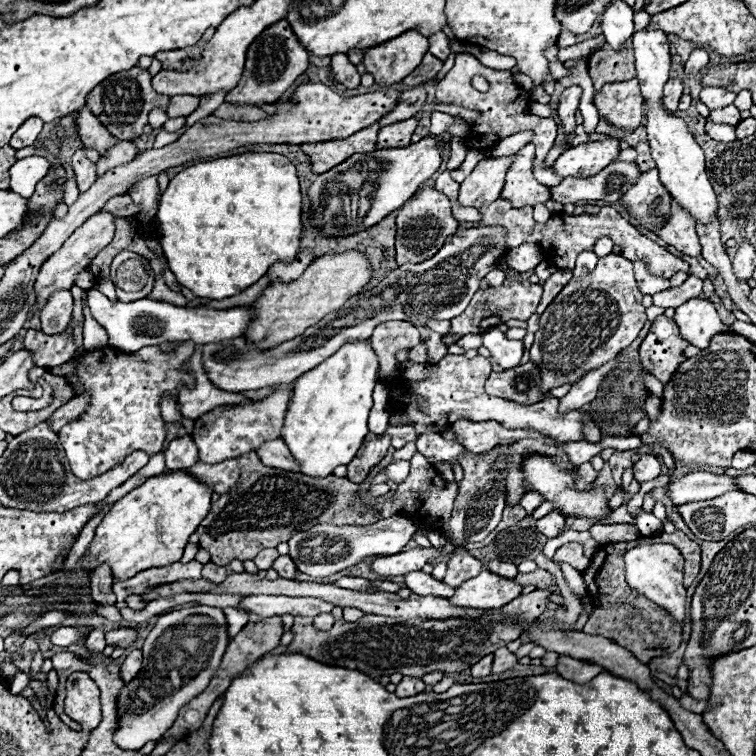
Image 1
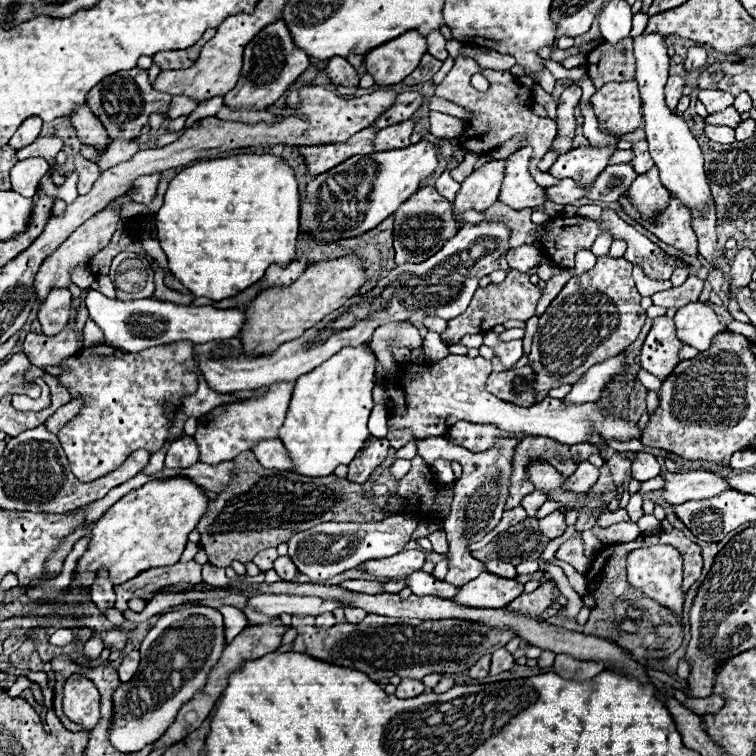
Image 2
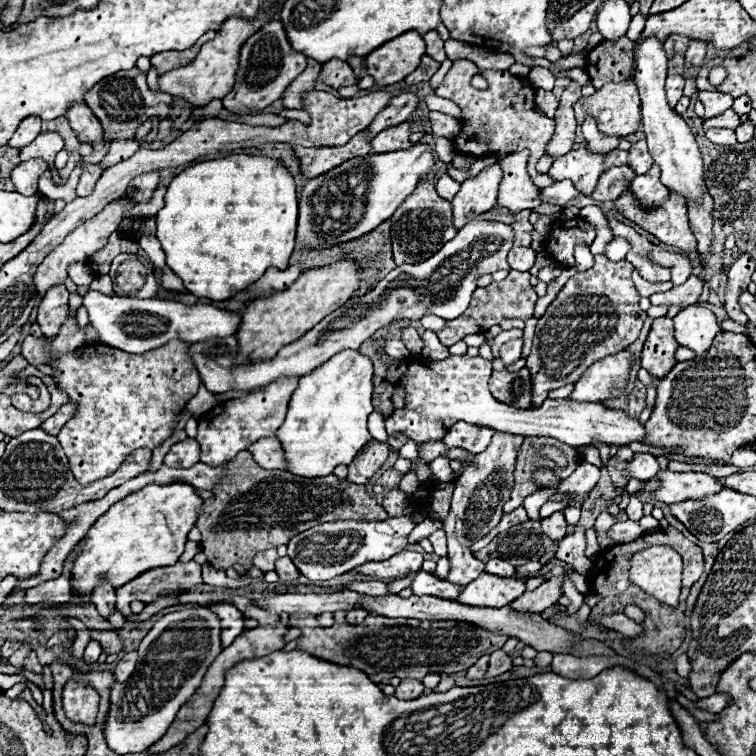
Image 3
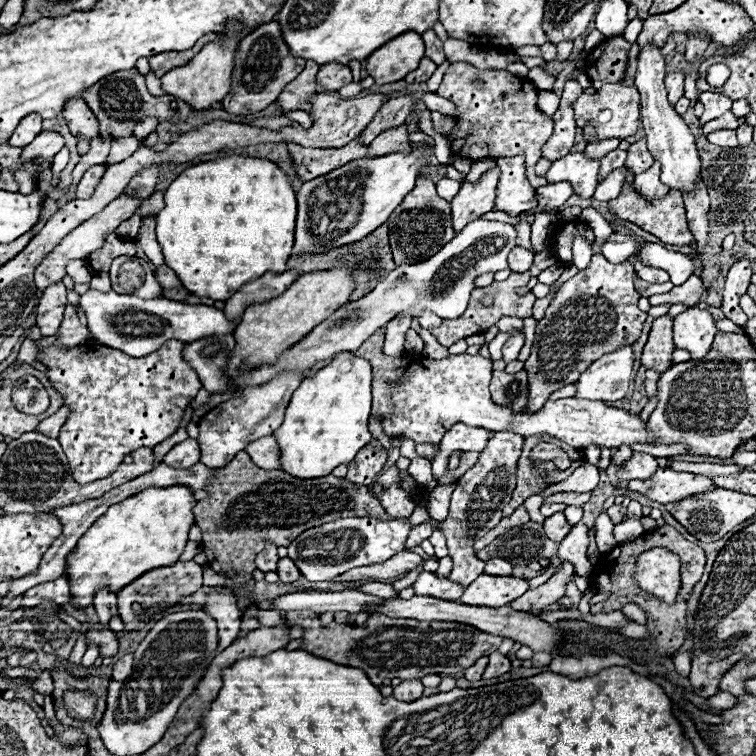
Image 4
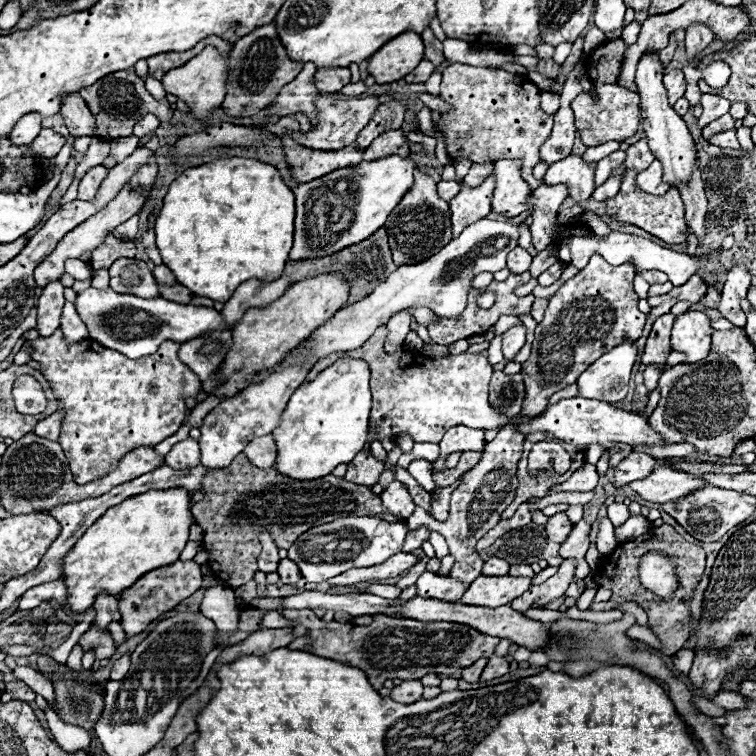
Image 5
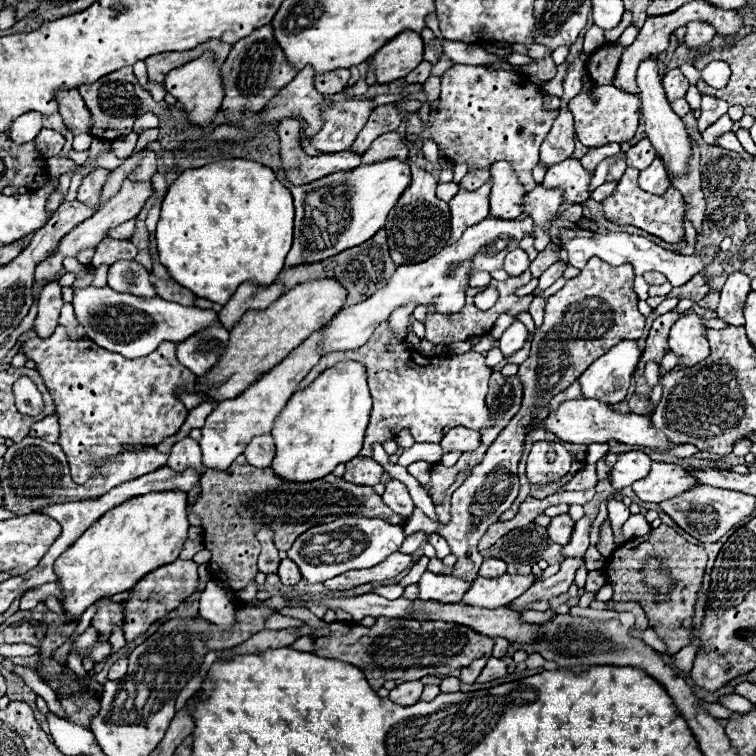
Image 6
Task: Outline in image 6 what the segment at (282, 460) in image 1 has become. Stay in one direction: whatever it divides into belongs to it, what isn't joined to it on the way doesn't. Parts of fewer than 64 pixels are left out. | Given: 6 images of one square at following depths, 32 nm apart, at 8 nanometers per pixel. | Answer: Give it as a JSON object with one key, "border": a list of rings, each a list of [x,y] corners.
{"border":[[[270,434],[254,438],[244,450],[246,460],[256,468],[270,468],[274,454],[276,454],[276,446],[274,446],[274,440]]]}

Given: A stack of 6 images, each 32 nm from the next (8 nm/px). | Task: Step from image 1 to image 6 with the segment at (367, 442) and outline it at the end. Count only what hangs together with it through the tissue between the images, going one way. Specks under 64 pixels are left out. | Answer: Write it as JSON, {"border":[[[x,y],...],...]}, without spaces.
{"border":[[[356,456],[354,460],[346,462],[346,474],[342,478],[346,478],[346,482],[354,482],[360,486],[376,486],[382,474],[384,474],[382,464],[374,462],[372,458]]]}

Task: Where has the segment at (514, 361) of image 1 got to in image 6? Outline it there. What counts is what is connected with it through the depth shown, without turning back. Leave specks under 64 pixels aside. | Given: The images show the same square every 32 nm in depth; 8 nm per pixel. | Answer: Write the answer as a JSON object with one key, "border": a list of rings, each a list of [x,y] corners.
{"border":[[[514,322],[504,334],[502,334],[502,338],[500,338],[500,350],[502,350],[502,354],[508,358],[508,356],[512,356],[512,354],[516,354],[522,346],[524,346],[524,342],[526,342],[526,326],[522,324],[522,322]]]}

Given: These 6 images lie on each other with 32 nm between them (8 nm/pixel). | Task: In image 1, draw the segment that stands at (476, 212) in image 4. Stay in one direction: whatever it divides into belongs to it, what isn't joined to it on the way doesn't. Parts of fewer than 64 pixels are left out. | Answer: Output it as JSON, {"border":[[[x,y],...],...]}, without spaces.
{"border":[[[500,156],[500,158],[484,158],[476,164],[472,174],[460,184],[460,206],[474,206],[478,208],[482,202],[494,202],[500,196],[506,172],[516,156]]]}

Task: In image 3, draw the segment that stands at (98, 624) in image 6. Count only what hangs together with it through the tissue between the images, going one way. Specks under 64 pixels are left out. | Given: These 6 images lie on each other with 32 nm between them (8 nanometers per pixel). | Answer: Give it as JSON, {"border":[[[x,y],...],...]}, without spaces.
{"border":[[[104,582],[104,584],[96,586],[96,588],[94,588],[94,592],[92,592],[92,602],[94,602],[94,606],[98,608],[100,616],[108,618],[108,614],[110,614],[110,612],[114,612],[114,604],[116,604],[114,588],[112,588],[108,582]]]}

